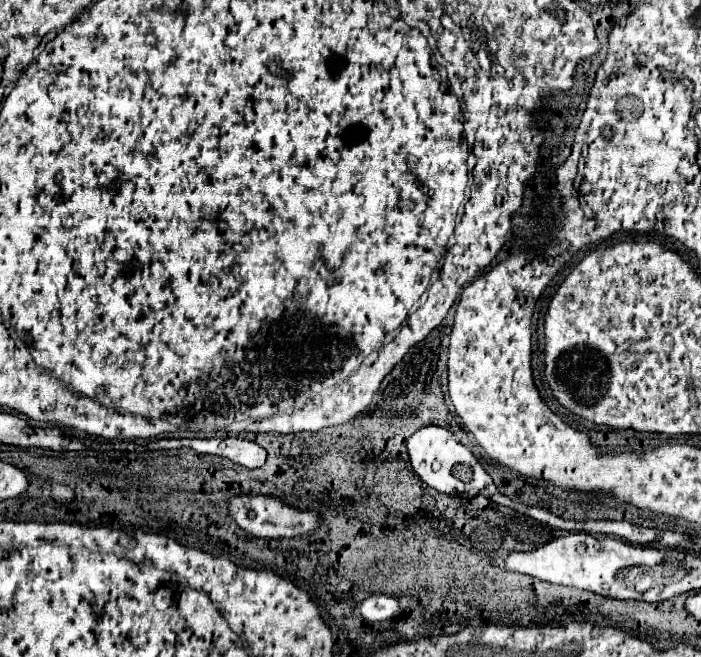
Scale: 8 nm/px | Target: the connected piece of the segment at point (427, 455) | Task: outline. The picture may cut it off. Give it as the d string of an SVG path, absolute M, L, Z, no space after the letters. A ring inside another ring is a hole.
M440 426L420 428L408 440L408 454L410 454L410 464L412 464L414 472L430 488L444 492L444 494L450 494L450 496L464 496L464 498L474 498L474 496L482 494L500 506L512 506L514 508L514 504L504 494L498 492L492 478L486 474L486 470L480 466L480 462L472 456L472 452L454 440L454 434L450 430L440 428ZM460 466L462 466L462 470L456 470Z

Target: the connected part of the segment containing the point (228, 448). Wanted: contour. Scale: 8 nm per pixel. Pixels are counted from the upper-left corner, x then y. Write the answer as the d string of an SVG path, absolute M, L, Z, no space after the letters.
M181 438L181 439L160 439L148 444L148 450L170 450L190 448L200 452L200 454L216 454L224 456L244 468L260 468L266 462L266 450L258 446L256 442L242 440L242 438Z

